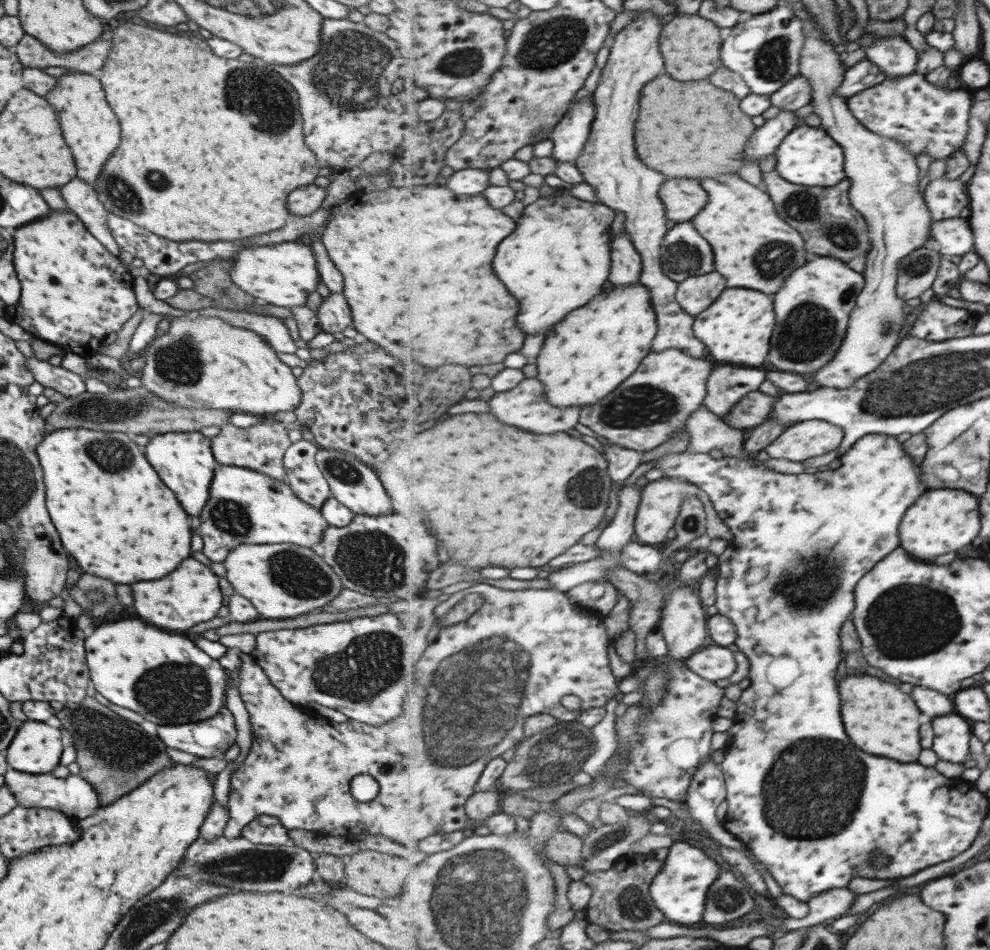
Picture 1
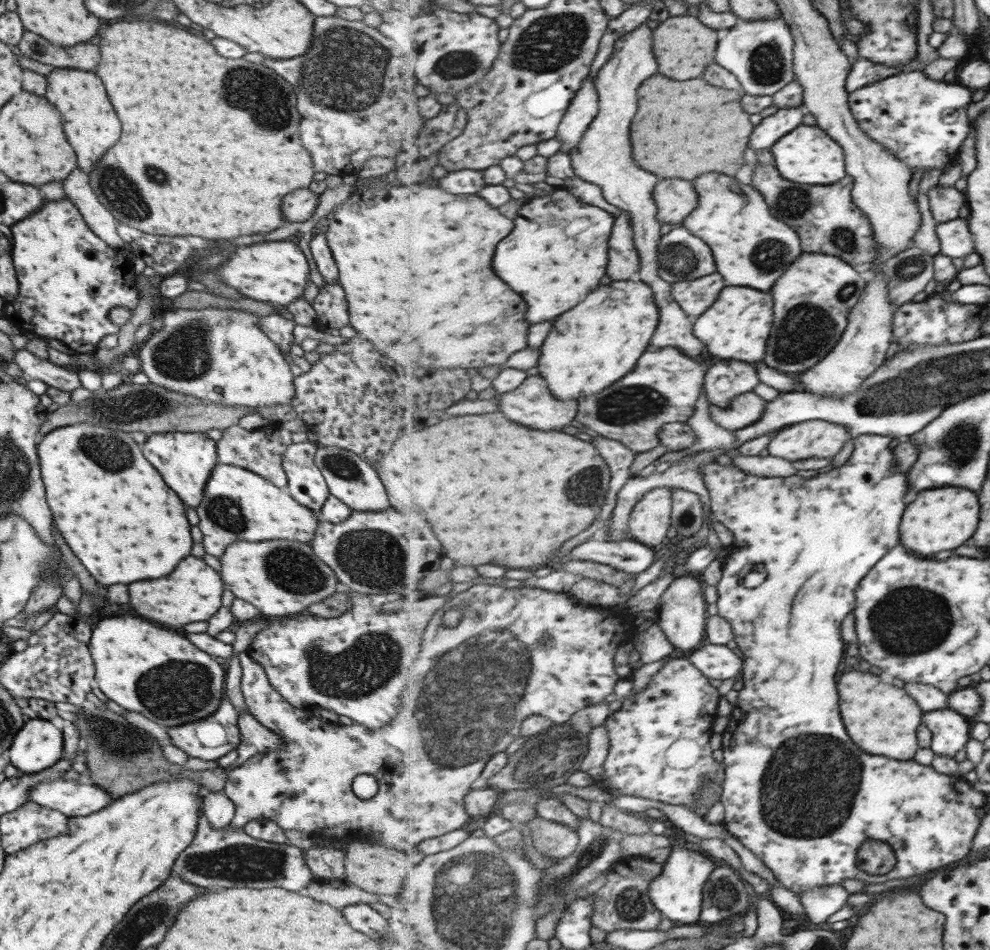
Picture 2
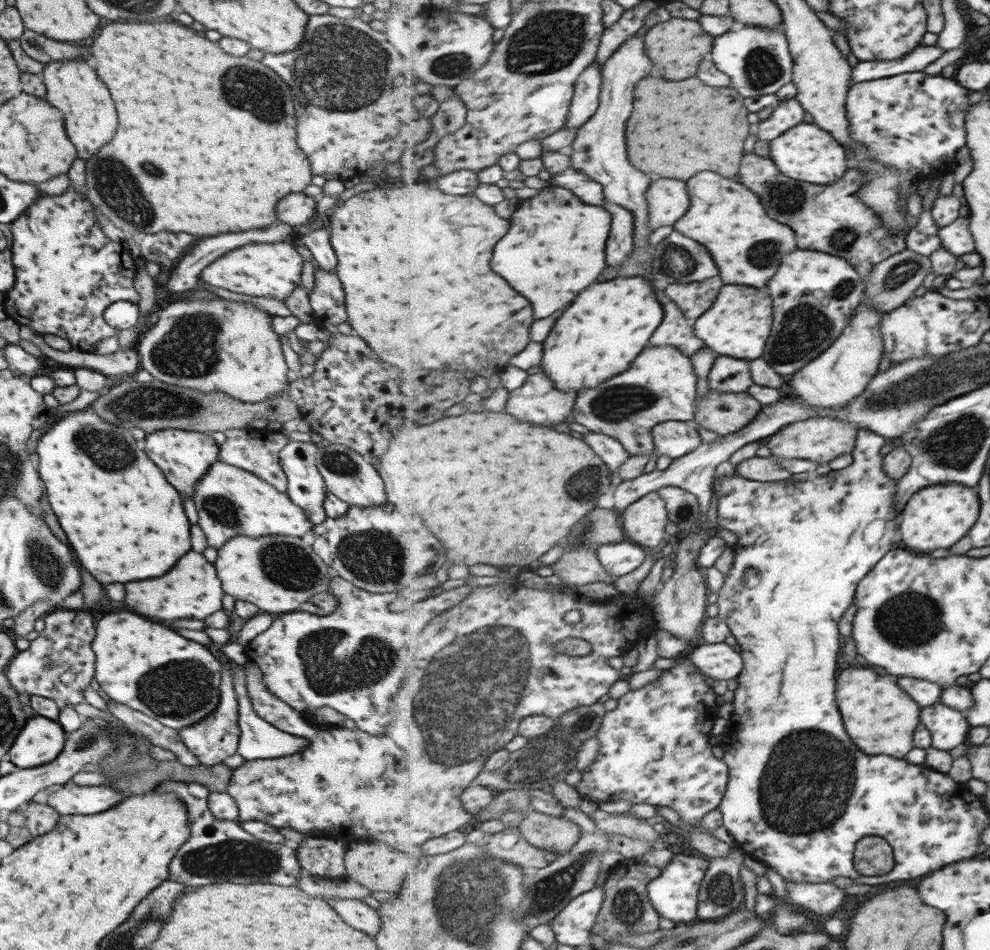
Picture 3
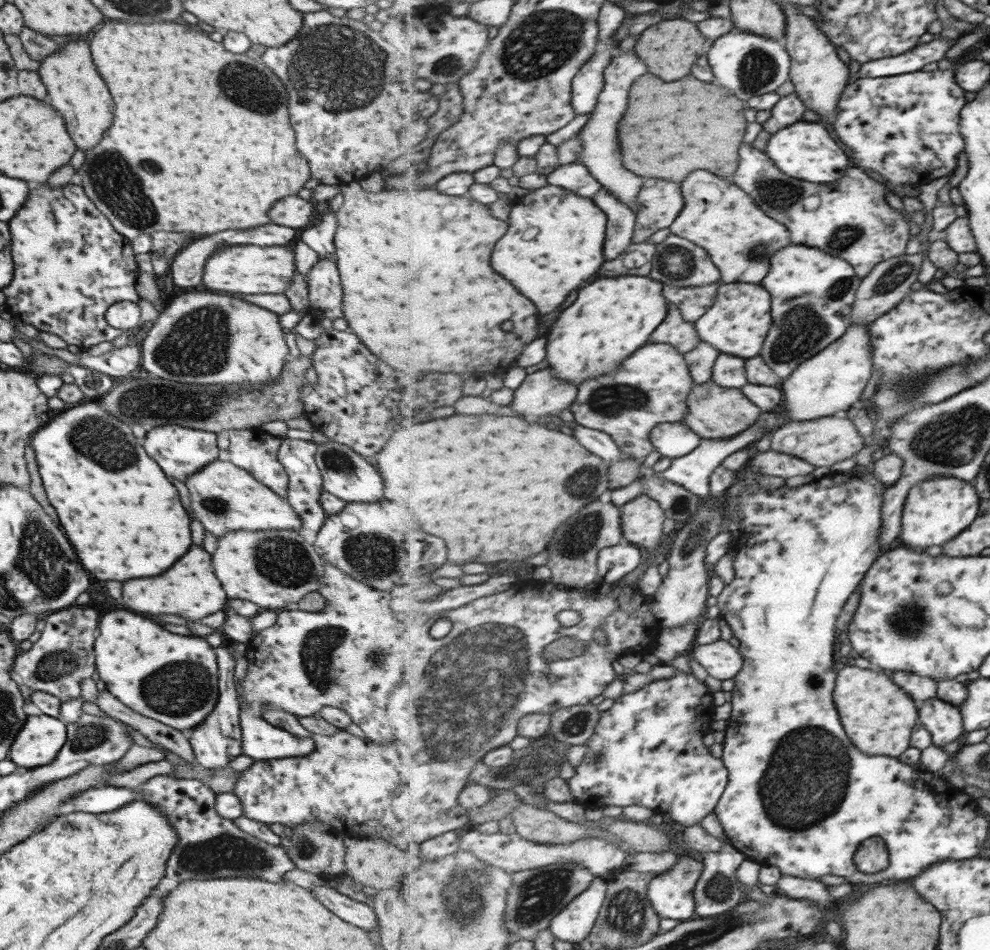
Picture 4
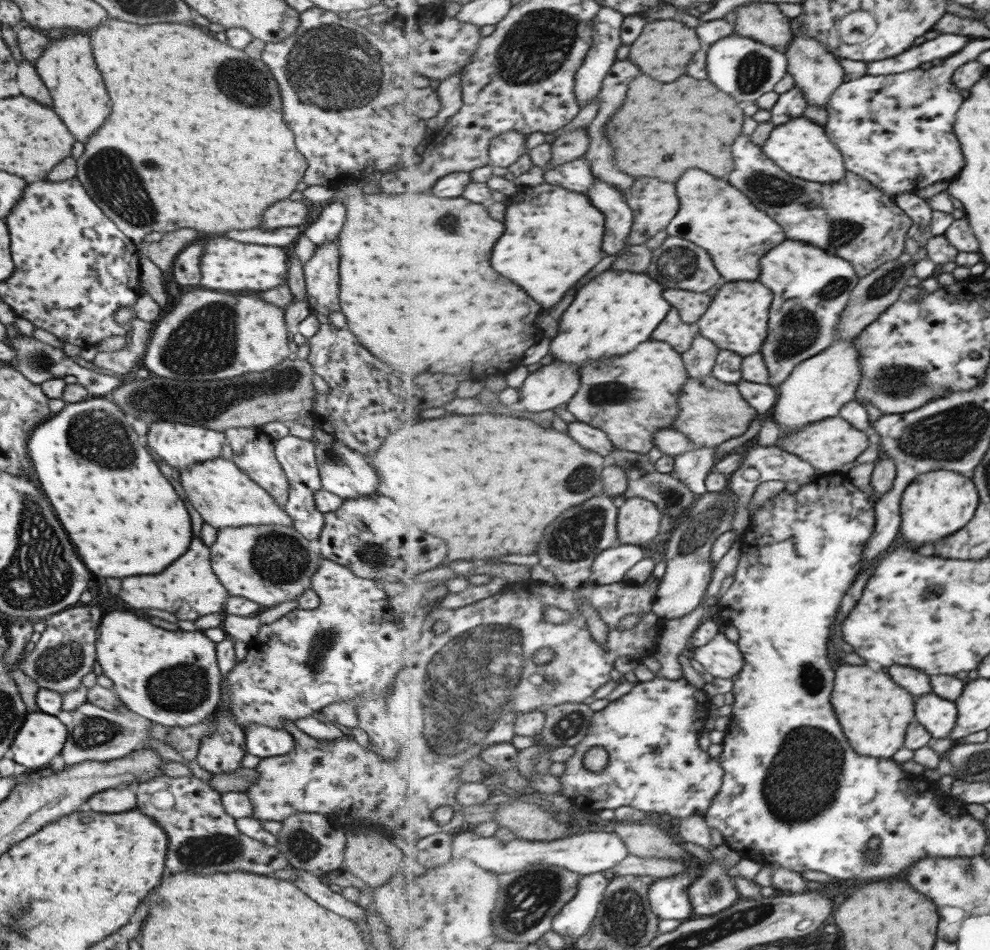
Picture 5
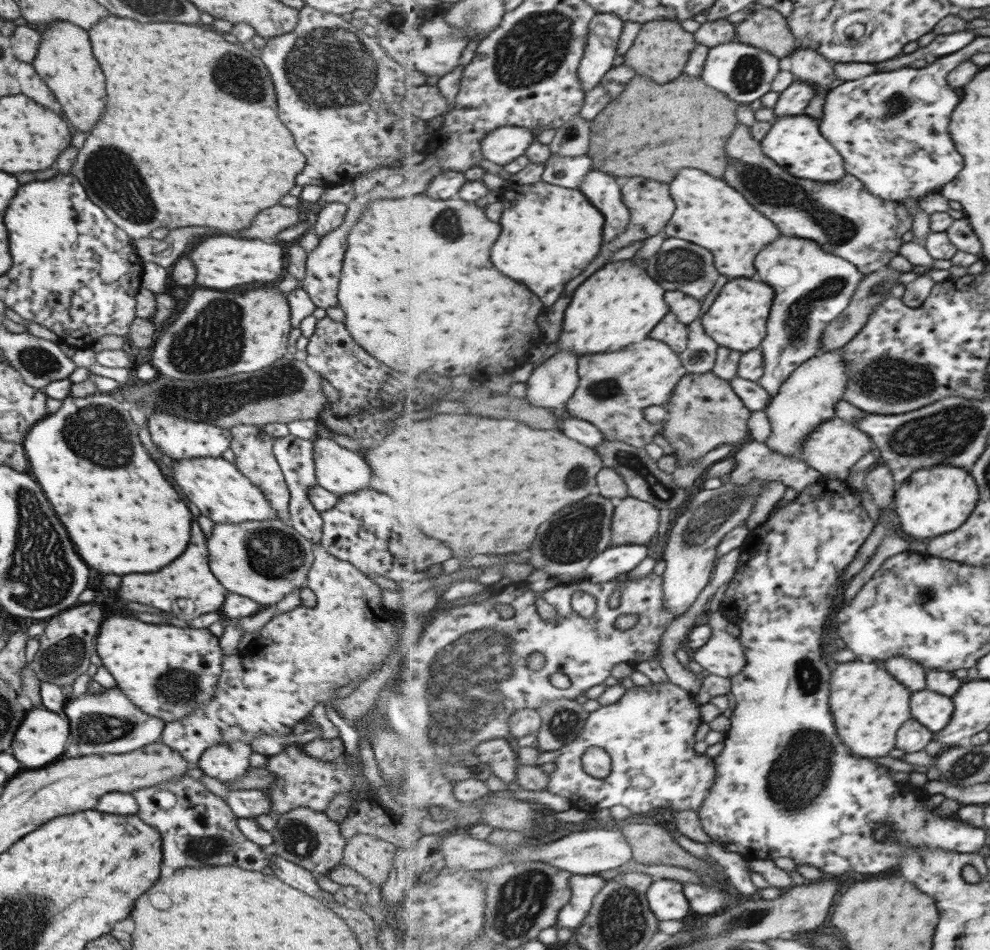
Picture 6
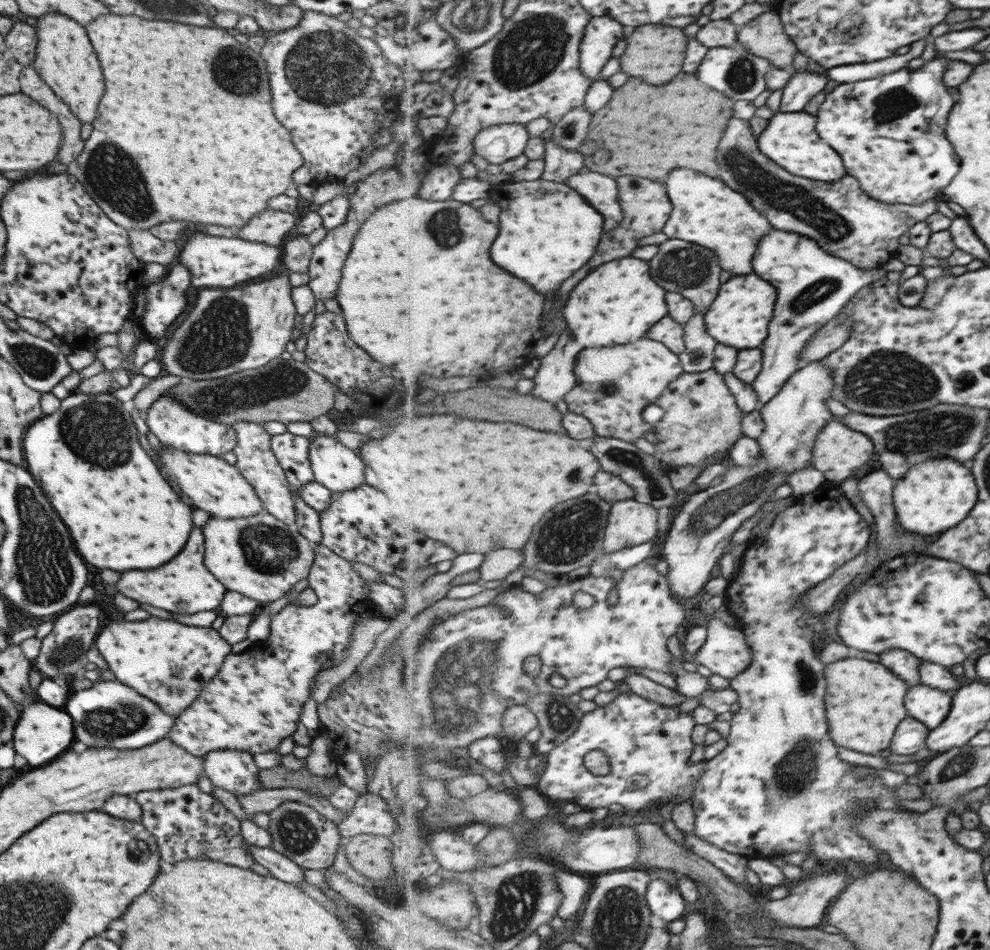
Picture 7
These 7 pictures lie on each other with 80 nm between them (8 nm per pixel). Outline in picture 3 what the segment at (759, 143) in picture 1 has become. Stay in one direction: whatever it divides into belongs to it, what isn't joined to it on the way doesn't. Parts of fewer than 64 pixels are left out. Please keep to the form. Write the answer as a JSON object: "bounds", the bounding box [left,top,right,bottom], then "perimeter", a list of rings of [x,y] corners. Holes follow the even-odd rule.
{"bounds":[755,98,807,140],"perimeter":[[[795,98],[781,101],[770,110],[771,115],[765,120],[760,121],[755,129],[759,139],[769,140],[777,138],[781,132],[787,132],[794,126],[803,123],[803,118],[807,111],[804,106]]]}

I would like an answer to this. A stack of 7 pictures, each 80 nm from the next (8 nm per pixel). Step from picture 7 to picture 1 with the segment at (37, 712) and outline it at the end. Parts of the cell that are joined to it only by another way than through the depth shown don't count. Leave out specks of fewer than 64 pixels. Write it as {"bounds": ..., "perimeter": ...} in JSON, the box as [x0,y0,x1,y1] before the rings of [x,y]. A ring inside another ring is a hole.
{"bounds":[3,721,60,774],"perimeter":[[[23,721],[3,751],[7,764],[22,773],[50,774],[60,761],[60,731],[44,722]]]}

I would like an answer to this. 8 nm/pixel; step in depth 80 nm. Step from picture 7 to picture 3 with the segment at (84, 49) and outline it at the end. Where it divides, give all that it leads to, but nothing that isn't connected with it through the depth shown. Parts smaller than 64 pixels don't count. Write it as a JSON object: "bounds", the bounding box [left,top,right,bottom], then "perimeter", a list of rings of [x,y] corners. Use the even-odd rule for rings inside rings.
{"bounds":[39,59,117,160],"perimeter":[[[83,59],[48,62],[43,65],[39,74],[46,88],[43,98],[63,114],[67,138],[75,146],[77,156],[81,160],[87,160],[113,136],[117,126],[113,102],[109,98],[105,84],[97,78],[93,66],[89,66],[89,62]]]}

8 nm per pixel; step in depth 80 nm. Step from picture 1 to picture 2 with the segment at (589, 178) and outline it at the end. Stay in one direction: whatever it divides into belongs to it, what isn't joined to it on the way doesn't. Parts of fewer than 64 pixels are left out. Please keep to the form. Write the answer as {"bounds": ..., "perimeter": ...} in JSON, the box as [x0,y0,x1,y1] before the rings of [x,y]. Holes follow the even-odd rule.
{"bounds":[571,25,705,357],"perimeter":[[[642,25],[622,36],[617,41],[614,53],[599,71],[596,79],[597,90],[600,94],[600,111],[586,130],[581,142],[571,152],[572,164],[576,175],[587,182],[602,188],[607,202],[629,213],[634,228],[634,238],[637,250],[642,260],[637,280],[643,280],[652,286],[657,294],[657,304],[661,306],[661,330],[653,336],[653,346],[657,349],[675,347],[683,350],[689,357],[699,356],[705,350],[705,344],[697,338],[697,352],[695,352],[695,334],[693,324],[695,318],[687,316],[679,302],[673,298],[671,282],[660,277],[660,242],[661,225],[659,206],[655,201],[655,186],[659,176],[641,170],[633,160],[631,148],[631,120],[635,118],[639,106],[637,90],[639,86],[659,72],[659,64],[655,58],[655,29]]]}

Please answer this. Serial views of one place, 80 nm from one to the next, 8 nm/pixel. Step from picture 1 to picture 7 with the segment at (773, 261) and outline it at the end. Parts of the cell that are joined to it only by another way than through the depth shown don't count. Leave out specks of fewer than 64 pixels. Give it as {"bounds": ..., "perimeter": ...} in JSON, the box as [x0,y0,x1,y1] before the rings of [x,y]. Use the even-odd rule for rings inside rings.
{"bounds":[663,168,773,274],"perimeter":[[[679,168],[669,174],[667,192],[675,206],[673,218],[669,218],[669,226],[665,226],[663,230],[669,238],[687,240],[717,250],[717,254],[721,254],[721,266],[725,266],[725,270],[733,274],[753,272],[751,262],[753,254],[757,252],[757,244],[765,234],[771,232],[773,226],[761,212],[753,208],[749,198],[729,188],[723,180],[705,176],[689,168]]]}

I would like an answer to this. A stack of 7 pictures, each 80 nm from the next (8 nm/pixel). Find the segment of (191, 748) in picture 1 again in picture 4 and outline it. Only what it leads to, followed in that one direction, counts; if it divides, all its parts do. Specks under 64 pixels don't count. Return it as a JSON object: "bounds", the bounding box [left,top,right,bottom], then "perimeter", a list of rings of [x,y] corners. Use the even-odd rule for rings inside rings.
{"bounds":[185,641,241,768],"perimeter":[[[224,641],[215,648],[218,670],[218,697],[213,710],[193,729],[185,730],[185,736],[192,748],[194,761],[203,768],[223,768],[236,756],[241,755],[241,737],[238,696],[234,687],[234,656],[229,652],[229,642]]]}

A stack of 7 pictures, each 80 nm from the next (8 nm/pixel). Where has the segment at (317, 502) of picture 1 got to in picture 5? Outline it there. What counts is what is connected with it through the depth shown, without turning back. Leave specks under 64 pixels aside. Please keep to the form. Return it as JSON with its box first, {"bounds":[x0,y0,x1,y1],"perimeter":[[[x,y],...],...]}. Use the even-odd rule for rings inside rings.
{"bounds":[274,435,324,541],"perimeter":[[[295,435],[278,436],[274,441],[274,455],[288,482],[288,498],[283,510],[290,518],[290,526],[308,541],[315,540],[323,528],[324,518],[322,513],[315,509],[313,501],[313,494],[320,488],[318,468],[314,459],[314,440]]]}

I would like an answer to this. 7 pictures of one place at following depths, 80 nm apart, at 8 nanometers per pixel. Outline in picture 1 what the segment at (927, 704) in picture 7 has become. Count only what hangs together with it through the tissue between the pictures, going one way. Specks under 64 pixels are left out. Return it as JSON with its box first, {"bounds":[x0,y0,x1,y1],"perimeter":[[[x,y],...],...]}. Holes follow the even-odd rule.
{"bounds":[932,713,972,764],"perimeter":[[[959,713],[933,717],[934,745],[932,750],[941,760],[965,764],[969,758],[972,723]]]}

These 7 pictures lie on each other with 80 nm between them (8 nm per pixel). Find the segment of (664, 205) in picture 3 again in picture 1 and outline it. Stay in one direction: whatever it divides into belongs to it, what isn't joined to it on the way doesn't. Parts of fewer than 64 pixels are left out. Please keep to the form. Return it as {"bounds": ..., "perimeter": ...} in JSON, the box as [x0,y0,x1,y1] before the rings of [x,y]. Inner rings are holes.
{"bounds":[660,178,709,223],"perimeter":[[[691,178],[665,182],[660,197],[665,203],[667,218],[675,223],[694,219],[709,202],[709,194],[703,190],[701,182]]]}

